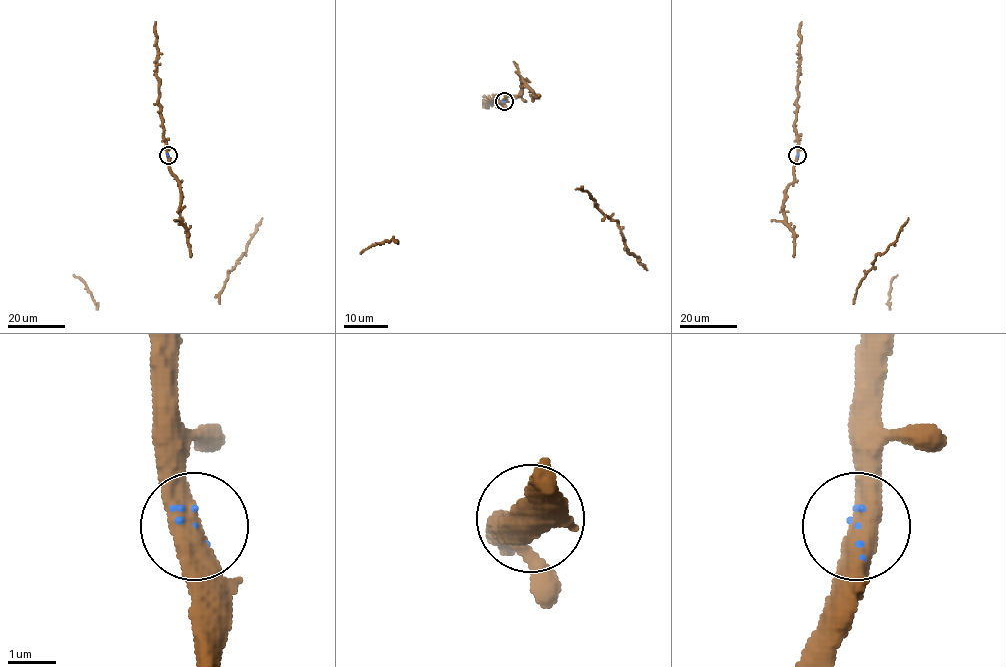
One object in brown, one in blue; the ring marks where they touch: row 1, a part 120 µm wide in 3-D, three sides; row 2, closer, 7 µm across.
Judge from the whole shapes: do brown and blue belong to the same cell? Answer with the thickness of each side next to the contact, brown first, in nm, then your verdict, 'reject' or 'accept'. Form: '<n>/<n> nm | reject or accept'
500/60 nm | reject

